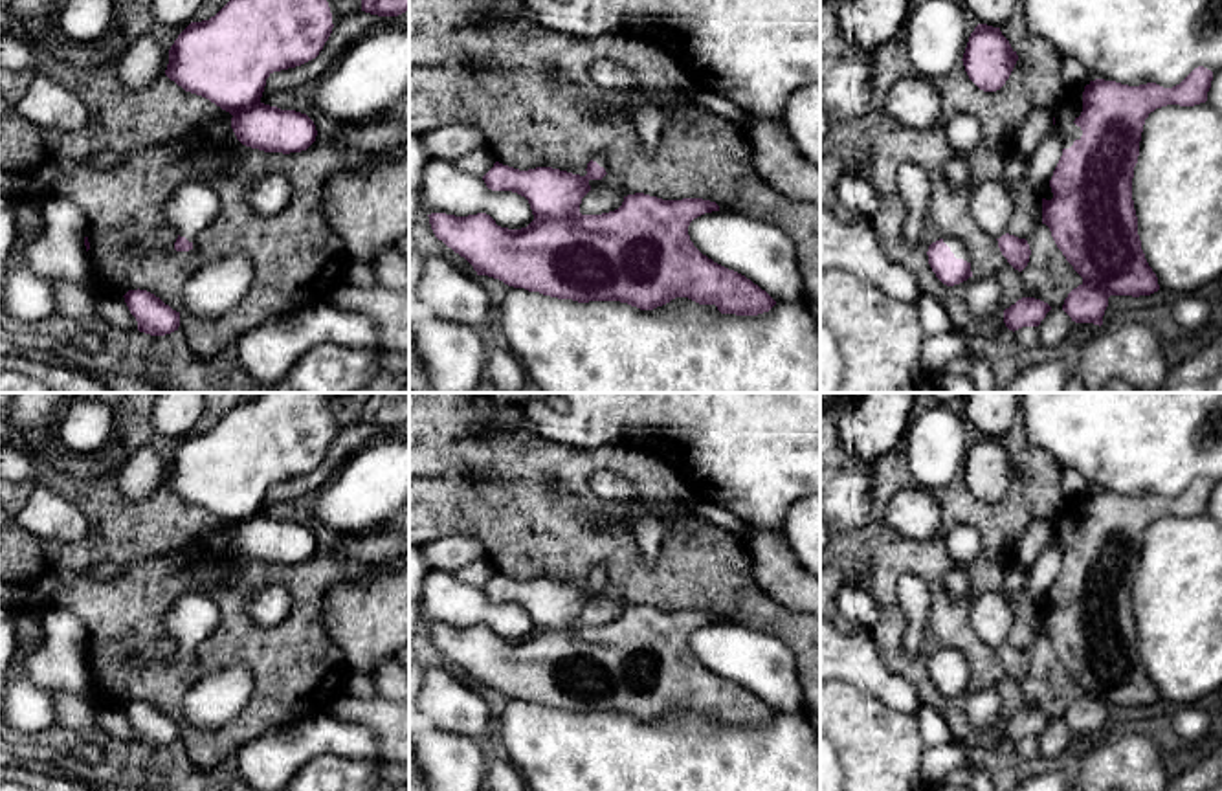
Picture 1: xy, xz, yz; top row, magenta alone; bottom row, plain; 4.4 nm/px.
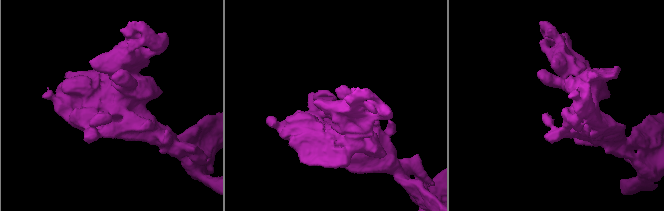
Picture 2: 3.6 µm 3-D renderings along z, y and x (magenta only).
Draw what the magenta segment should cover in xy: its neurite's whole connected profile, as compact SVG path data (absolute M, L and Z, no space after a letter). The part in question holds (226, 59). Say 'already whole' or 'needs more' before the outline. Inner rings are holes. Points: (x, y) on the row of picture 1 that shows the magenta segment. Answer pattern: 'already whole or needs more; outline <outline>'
already whole; outline M229 0L215 17L191 22L169 50L165 75L185 92L202 95L229 112L237 139L264 152L301 152L317 136L314 121L295 110L261 101L273 72L301 66L319 55L332 33L327 0Z

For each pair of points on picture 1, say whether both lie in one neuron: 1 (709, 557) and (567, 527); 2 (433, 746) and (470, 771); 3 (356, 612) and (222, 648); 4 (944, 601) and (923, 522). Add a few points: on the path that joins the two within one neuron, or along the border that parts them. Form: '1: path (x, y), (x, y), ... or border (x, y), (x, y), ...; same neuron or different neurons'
1: path (674, 568), (630, 568), (610, 547), (602, 547); same neuron
2: path (443, 755), (461, 771); same neuron
3: border (338, 582), (323, 601), (323, 628), (344, 659); different neurons
4: border (942, 507), (931, 538), (905, 538), (887, 522); different neurons

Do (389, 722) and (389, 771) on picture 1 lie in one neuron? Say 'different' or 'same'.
different

